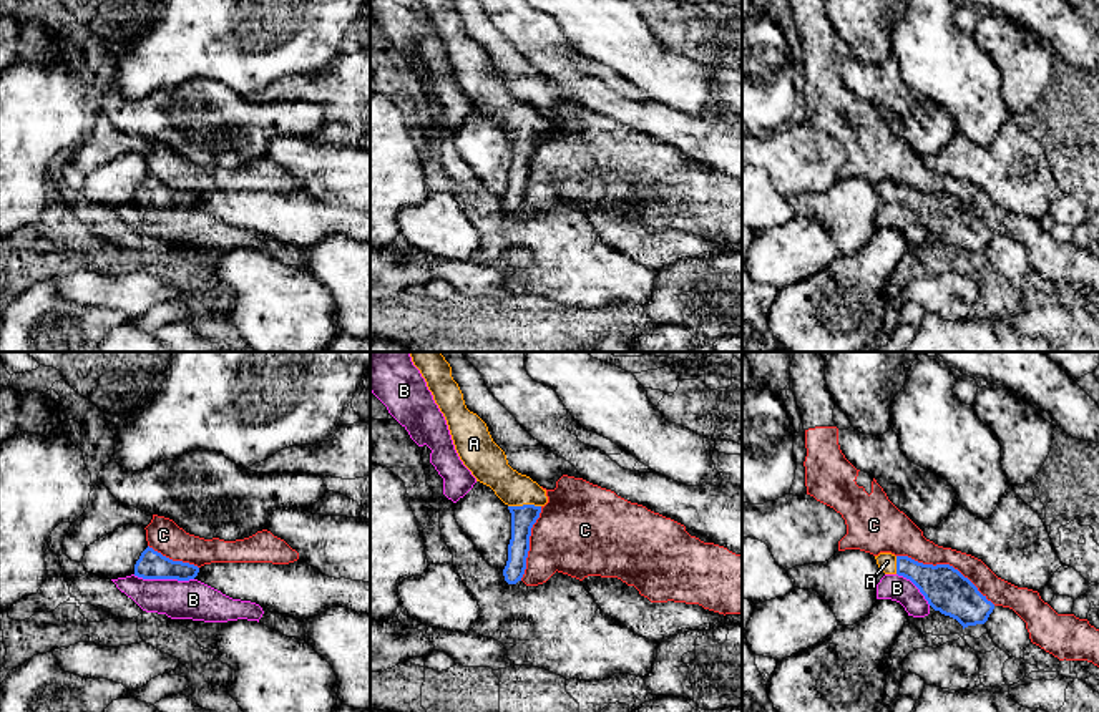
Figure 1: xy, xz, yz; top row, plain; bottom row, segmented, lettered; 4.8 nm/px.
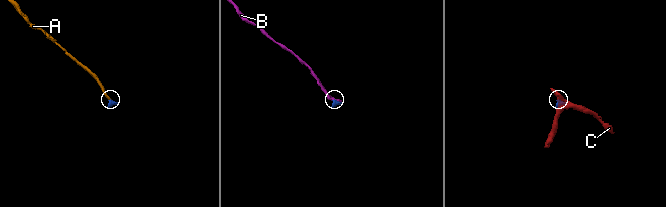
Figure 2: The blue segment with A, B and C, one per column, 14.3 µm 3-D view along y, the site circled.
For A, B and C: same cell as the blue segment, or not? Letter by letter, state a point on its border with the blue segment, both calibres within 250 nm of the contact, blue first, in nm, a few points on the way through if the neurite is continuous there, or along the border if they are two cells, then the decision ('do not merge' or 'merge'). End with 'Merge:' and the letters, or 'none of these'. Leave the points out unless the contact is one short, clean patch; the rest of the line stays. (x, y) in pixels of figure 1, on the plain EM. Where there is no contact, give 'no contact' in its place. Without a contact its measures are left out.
A: contact xz (523, 133); calibres 120 and 180 nm; way xz (523, 146), (523, 133), (490, 95); merge
B: contact xy (163, 206); calibres 140 and 190 nm; do not merge
C: contact yz (947, 193); calibres 220 and 180 nm; do not merge
Merge: A

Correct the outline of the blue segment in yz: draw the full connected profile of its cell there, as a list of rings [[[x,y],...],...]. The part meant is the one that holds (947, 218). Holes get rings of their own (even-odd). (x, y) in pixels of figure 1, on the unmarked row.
[[[880,181],[875,188],[885,202],[910,207],[935,239],[956,247],[963,257],[984,252],[994,237],[994,232],[950,193],[923,193],[891,181]]]

